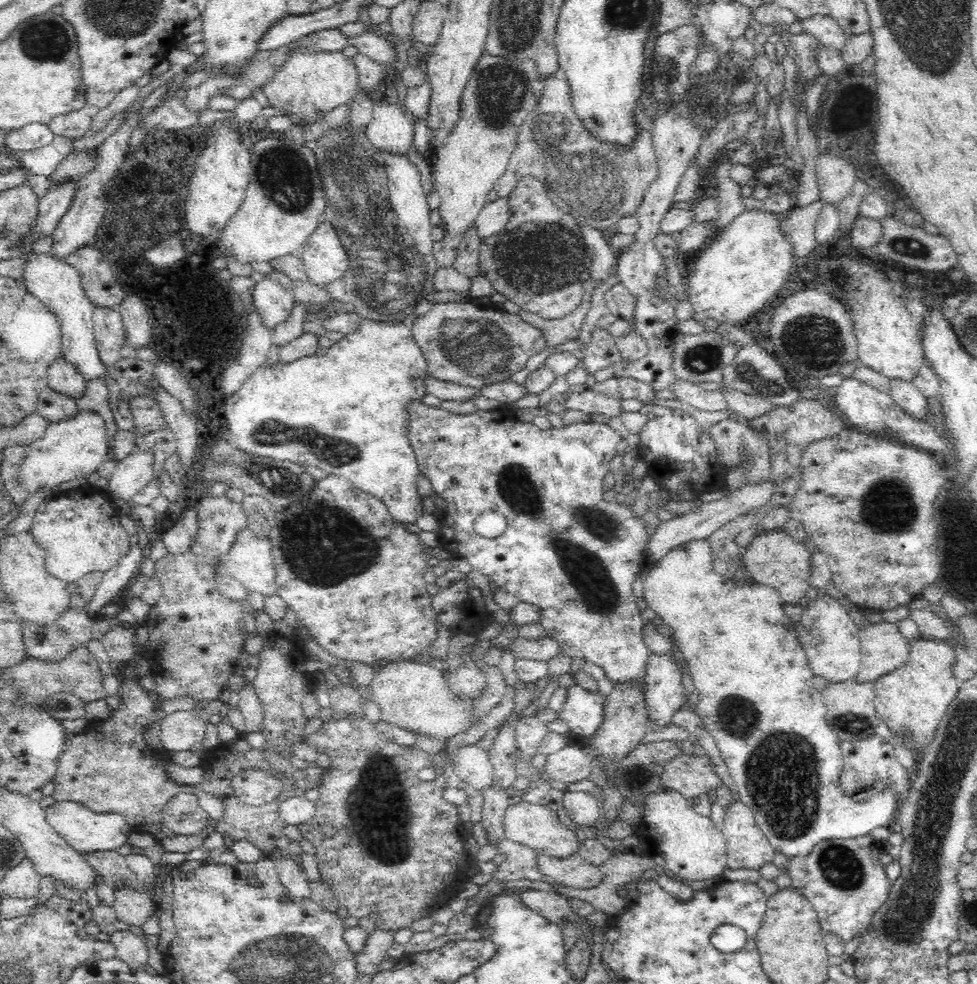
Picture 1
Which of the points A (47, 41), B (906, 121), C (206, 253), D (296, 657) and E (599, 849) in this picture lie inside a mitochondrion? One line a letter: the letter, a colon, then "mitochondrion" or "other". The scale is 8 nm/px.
A: mitochondrion
B: other
C: other
D: other
E: other

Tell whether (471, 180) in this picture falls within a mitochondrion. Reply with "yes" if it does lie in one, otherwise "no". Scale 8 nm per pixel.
no

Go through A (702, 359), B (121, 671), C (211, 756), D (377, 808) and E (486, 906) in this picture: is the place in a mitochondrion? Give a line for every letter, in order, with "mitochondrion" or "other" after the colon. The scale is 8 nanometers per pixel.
A: mitochondrion
B: other
C: other
D: mitochondrion
E: other

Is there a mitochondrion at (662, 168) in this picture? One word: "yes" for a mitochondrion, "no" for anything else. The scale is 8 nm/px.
no

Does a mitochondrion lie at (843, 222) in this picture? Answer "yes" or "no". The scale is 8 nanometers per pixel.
no

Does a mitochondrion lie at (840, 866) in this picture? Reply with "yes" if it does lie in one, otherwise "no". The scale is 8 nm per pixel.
yes

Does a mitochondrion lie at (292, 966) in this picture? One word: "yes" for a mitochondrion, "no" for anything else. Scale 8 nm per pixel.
yes

